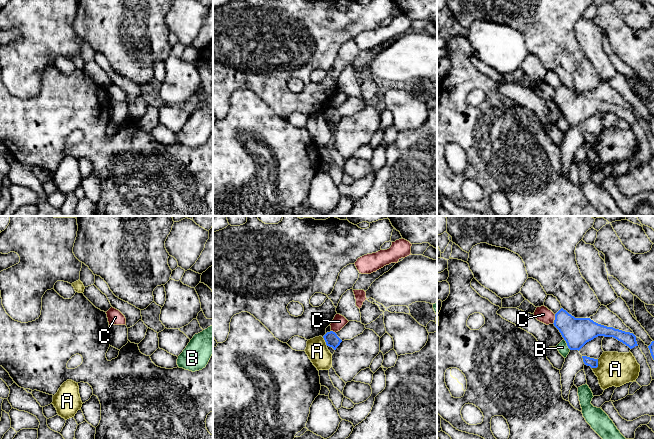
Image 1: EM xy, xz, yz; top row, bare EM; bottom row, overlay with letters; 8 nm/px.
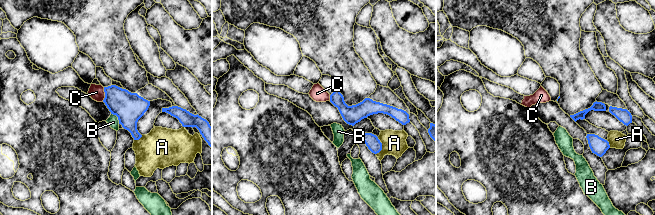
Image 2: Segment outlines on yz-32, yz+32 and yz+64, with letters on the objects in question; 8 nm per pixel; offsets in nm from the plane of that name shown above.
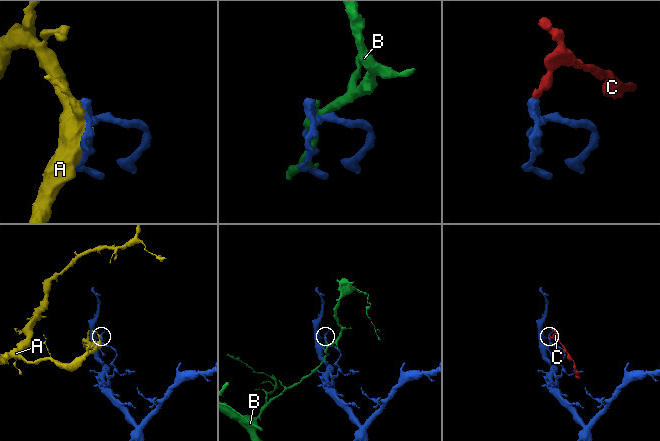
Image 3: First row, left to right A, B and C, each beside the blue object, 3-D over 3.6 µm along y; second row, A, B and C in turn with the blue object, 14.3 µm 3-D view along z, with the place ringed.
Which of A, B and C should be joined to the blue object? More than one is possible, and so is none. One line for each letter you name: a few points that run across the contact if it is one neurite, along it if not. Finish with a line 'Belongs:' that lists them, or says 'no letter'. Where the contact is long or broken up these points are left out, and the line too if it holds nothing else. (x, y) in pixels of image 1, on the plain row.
Belongs: no letter

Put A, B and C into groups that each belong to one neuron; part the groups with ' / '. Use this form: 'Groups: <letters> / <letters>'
Groups: A / B / C

